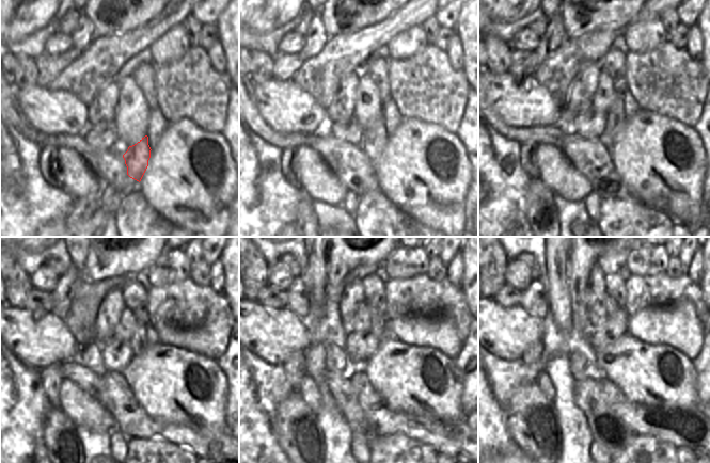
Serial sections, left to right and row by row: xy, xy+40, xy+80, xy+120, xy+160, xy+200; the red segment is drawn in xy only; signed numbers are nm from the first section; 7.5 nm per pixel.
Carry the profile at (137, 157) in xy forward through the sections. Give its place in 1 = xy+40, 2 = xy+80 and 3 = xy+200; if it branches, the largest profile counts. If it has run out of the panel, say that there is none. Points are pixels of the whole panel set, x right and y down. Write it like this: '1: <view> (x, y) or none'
1: xy+40 (375, 138)
2: xy+80 (615, 123)
3: xy+200 (611, 305)

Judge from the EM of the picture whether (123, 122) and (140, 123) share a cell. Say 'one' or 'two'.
one

